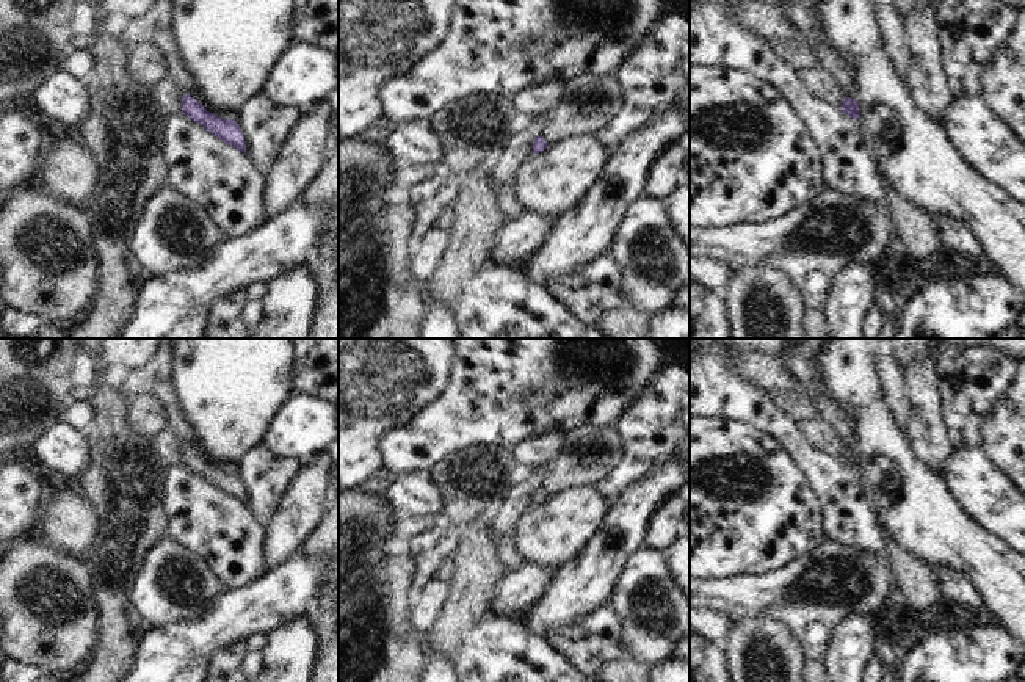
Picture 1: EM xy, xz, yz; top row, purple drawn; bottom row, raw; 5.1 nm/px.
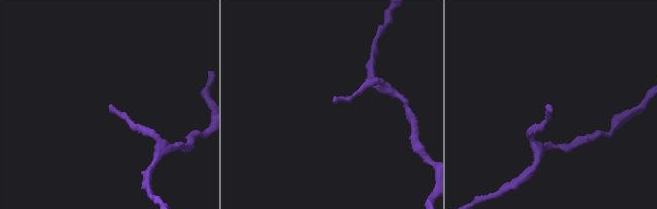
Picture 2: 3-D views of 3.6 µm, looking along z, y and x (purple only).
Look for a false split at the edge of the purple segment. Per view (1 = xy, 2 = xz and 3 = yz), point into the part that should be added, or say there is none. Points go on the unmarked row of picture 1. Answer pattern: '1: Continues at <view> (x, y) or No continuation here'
1: No continuation here
2: No continuation here
3: No continuation here

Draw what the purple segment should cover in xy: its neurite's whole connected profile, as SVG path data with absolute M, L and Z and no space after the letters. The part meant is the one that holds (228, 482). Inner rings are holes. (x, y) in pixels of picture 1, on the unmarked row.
M185 445L182 450L182 464L191 472L199 473L207 483L218 488L221 492L246 505L246 492L235 470L218 469L190 445Z

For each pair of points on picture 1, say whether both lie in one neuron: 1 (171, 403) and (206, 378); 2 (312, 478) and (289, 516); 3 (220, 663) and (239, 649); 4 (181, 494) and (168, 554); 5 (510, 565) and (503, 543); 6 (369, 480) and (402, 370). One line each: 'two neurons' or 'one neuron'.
1: two neurons
2: one neuron
3: one neuron
4: two neurons
5: one neuron
6: one neuron

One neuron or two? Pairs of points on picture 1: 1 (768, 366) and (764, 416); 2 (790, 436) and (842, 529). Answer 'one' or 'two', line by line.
1: two
2: one

